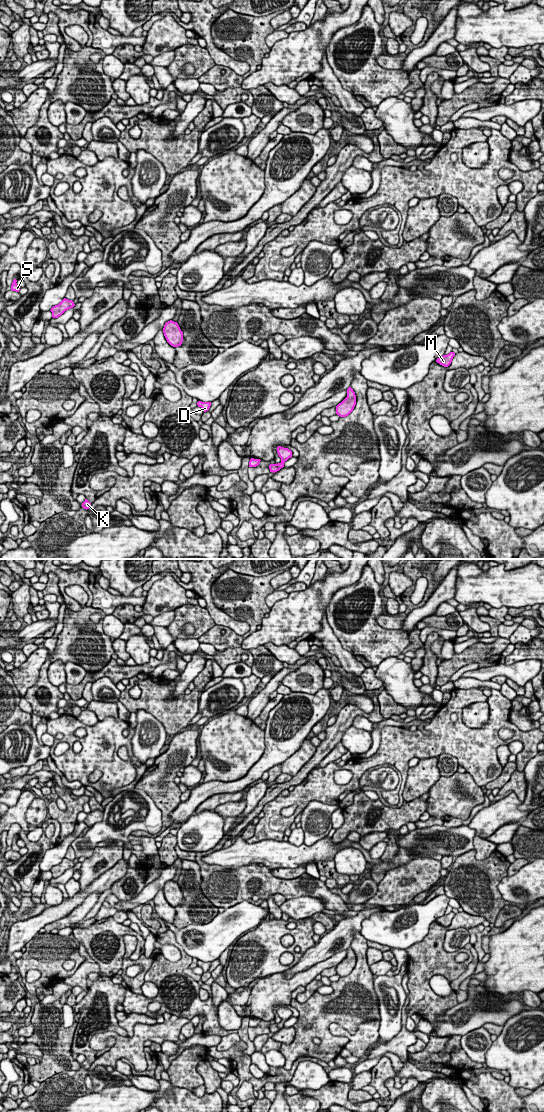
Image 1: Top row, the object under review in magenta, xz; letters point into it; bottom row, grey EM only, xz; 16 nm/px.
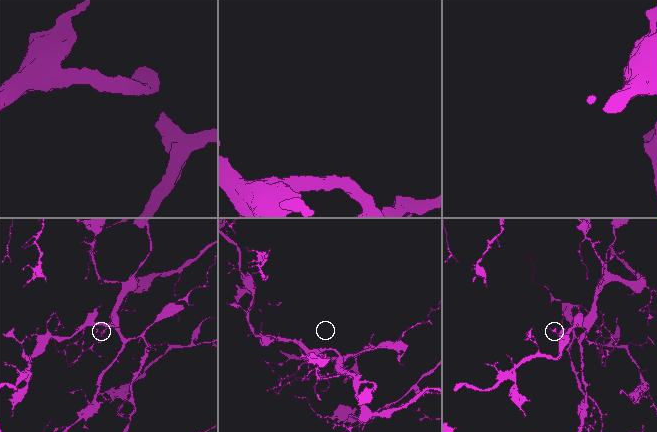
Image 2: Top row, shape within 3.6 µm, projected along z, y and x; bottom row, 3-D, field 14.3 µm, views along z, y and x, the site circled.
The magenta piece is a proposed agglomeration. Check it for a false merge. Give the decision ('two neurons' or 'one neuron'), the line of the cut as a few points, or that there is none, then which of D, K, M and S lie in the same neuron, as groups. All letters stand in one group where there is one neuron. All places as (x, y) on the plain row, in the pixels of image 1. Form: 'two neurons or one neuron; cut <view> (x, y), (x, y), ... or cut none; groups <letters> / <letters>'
one neuron; cut none; groups D K M S

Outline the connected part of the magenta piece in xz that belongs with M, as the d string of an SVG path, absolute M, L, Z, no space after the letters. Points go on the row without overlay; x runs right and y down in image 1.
M450 912L447 915L443 915L441 917L437 918L436 922L439 923L440 925L444 926L444 927L448 927L451 924L454 916L455 916L455 913Z

